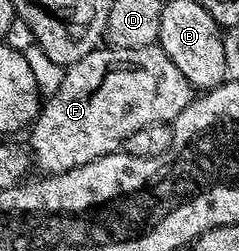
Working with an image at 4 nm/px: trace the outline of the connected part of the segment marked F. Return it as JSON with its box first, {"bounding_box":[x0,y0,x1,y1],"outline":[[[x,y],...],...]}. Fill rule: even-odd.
{"bounding_box":[27,44,195,176],"outline":[[[159,44],[143,48],[114,46],[92,50],[83,56],[83,60],[65,67],[59,88],[44,99],[37,117],[28,127],[27,149],[32,165],[36,169],[38,166],[40,173],[48,176],[91,164],[91,160],[99,160],[108,154],[116,154],[124,147],[131,132],[139,132],[139,128],[147,128],[147,124],[156,122],[173,123],[194,97],[195,87],[187,80],[187,76],[183,76],[183,72],[179,72],[179,68],[175,68],[171,56],[167,56]]]}

